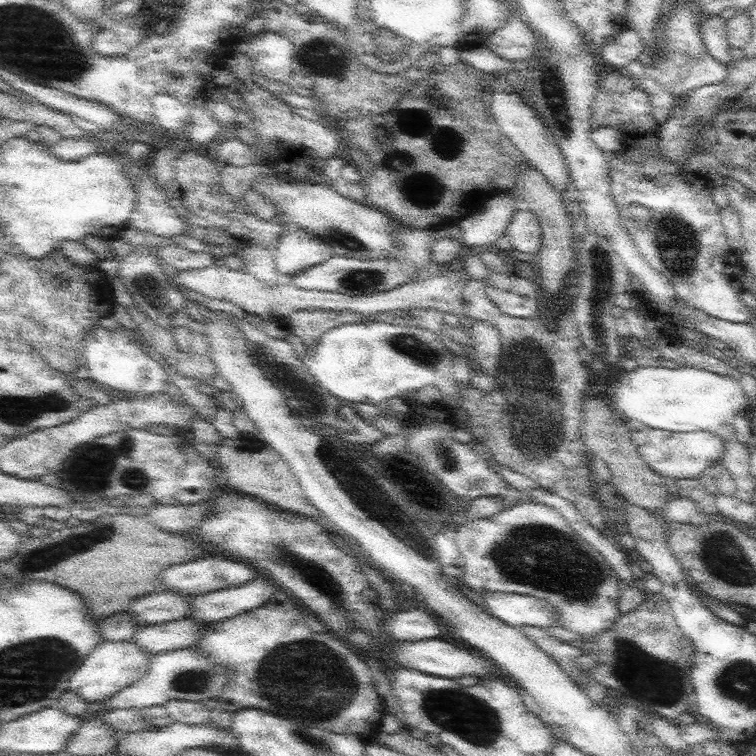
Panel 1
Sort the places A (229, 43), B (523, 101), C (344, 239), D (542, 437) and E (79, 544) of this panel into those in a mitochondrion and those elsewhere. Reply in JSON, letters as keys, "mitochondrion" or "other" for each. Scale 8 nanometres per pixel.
{"A":"other","B":"other","C":"mitochondrion","D":"mitochondrion","E":"other"}

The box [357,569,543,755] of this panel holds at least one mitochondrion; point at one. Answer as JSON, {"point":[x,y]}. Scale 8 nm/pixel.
{"point":[465,715]}

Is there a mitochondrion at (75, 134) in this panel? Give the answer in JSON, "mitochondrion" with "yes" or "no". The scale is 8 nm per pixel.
{"mitochondrion":"no"}

